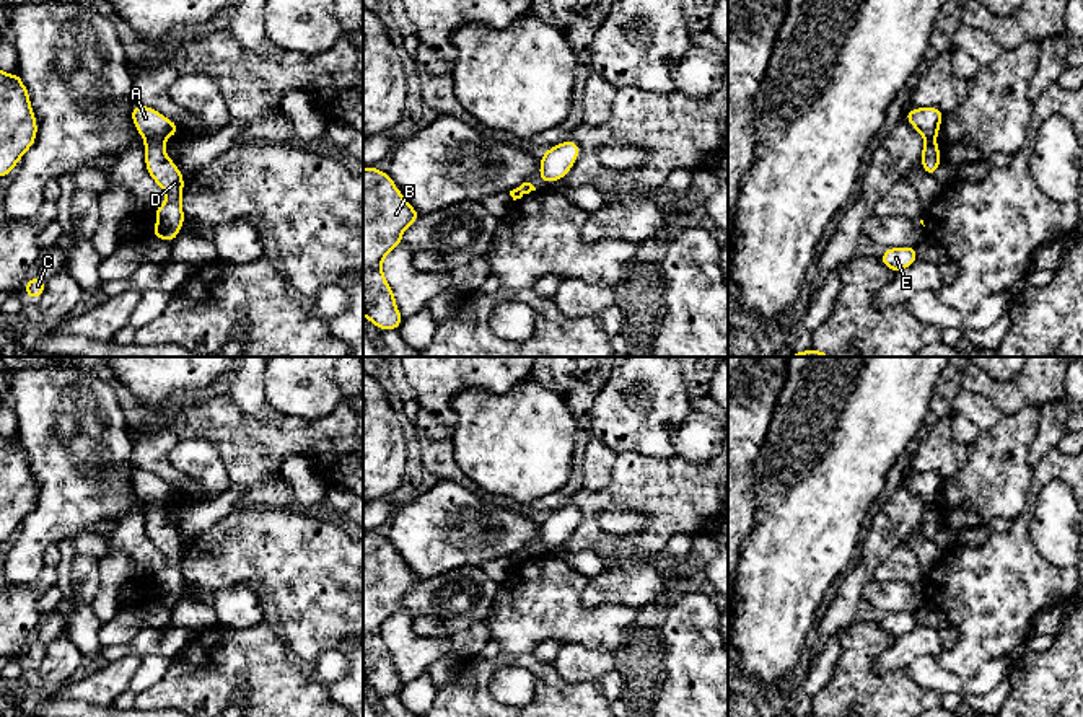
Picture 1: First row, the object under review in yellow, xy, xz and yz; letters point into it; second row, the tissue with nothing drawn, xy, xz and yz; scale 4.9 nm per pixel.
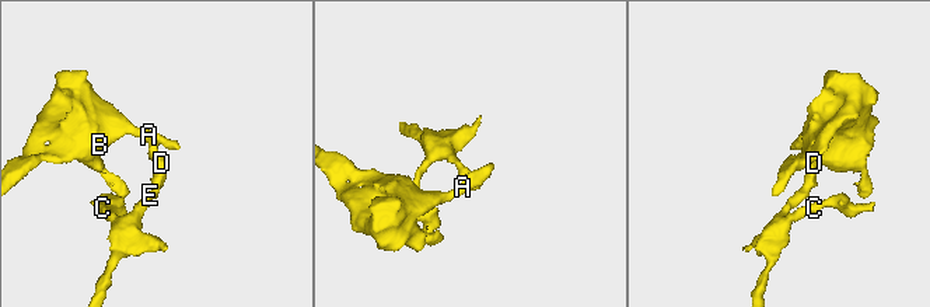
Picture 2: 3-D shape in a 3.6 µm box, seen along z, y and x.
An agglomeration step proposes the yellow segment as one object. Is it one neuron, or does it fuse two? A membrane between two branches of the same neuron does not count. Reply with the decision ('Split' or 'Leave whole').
Split

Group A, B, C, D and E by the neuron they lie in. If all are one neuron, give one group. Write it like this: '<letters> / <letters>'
A B / C D E

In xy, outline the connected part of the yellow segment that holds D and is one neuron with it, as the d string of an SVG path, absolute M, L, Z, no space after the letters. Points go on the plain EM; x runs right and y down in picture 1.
M145 505L143 517L148 539L166 559L166 567L155 572L156 592L150 600L173 608L186 585L182 577L182 556L186 544L178 530L166 520L164 508Z

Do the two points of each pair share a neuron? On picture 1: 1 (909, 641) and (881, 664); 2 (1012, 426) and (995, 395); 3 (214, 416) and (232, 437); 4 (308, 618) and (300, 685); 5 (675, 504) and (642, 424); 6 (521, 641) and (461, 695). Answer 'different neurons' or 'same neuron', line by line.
1: same neuron
2: different neurons
3: same neuron
4: different neurons
5: different neurons
6: different neurons

